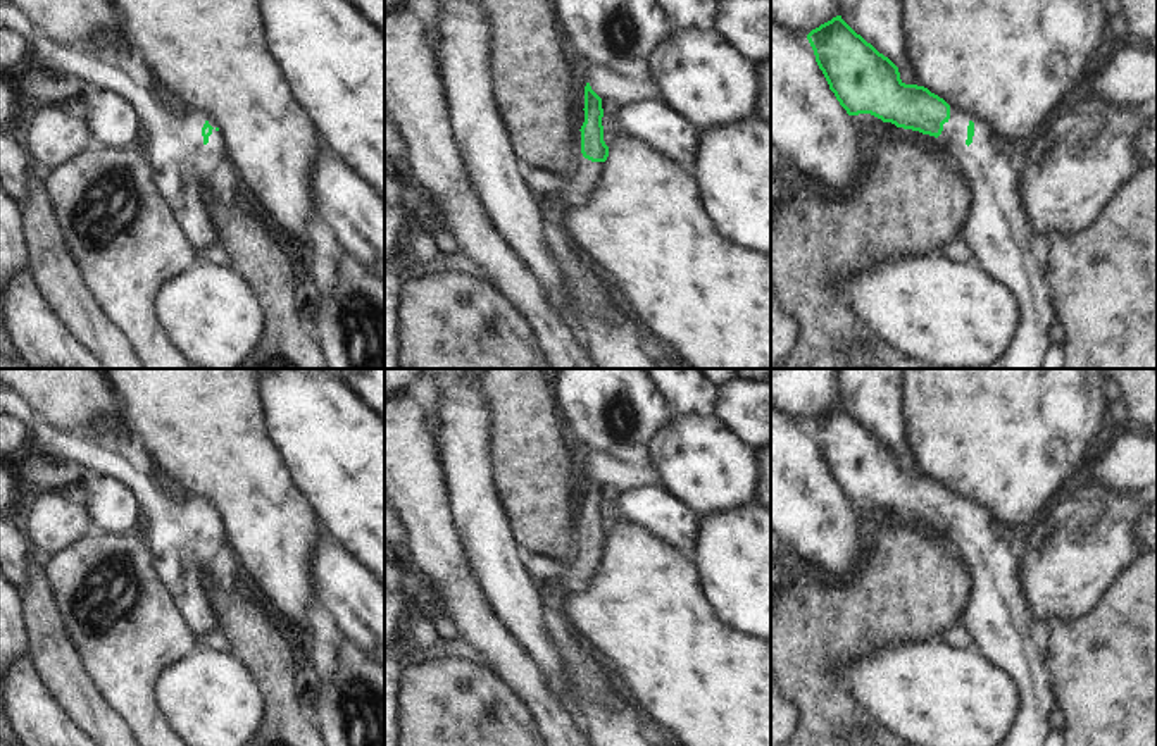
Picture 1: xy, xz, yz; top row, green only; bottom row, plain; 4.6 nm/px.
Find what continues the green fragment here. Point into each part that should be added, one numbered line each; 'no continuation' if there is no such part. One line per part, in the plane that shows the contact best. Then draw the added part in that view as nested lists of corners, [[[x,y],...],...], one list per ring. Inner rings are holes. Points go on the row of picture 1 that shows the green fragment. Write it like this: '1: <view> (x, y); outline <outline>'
1: xy (181, 162); outline [[[45,34],[31,38],[34,65],[55,76],[78,78],[90,91],[110,91],[128,100],[145,127],[143,146],[155,172],[155,183],[167,198],[181,227],[197,248],[217,245],[216,226],[203,200],[203,184],[229,148],[217,122],[207,112],[176,115],[153,91],[141,88],[97,50],[64,47]]]

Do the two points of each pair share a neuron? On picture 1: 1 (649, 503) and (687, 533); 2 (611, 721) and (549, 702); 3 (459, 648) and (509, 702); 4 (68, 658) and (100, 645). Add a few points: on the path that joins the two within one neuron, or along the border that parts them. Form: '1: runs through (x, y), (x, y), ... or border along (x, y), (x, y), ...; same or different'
1: runs through (657, 509), (678, 524); same
2: border along (583, 722), (587, 727); different
3: border along (447, 655), (475, 660), (492, 669); different
4: border along (61, 617), (87, 674), (99, 690); different

